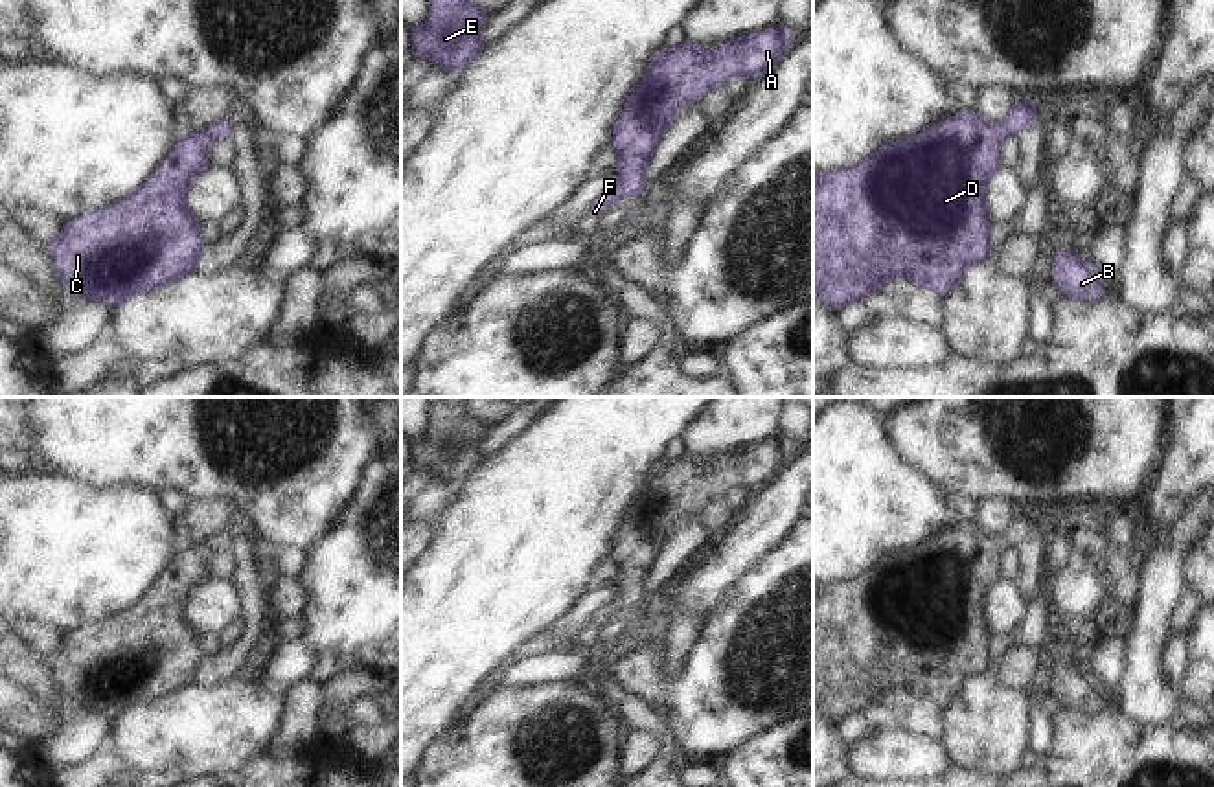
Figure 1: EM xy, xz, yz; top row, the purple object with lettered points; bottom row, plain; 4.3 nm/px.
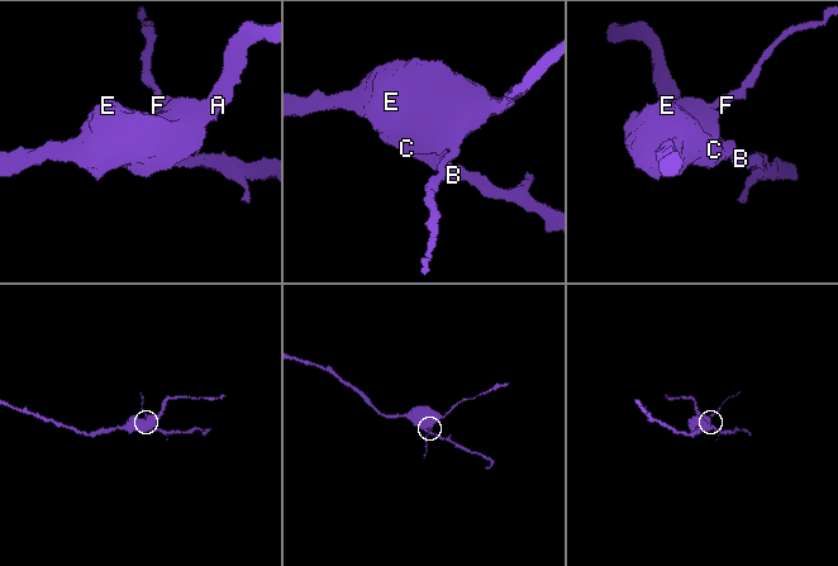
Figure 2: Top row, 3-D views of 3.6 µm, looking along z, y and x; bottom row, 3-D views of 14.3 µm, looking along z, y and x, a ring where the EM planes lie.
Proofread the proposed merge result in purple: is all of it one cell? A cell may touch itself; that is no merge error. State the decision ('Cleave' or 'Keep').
Keep.

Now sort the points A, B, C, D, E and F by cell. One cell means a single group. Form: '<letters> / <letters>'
A B C D E F

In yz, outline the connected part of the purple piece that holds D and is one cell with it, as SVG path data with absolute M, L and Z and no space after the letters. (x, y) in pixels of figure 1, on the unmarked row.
M1026 509L1015 513L1004 535L966 522L914 550L883 557L855 579L813 587L813 701L828 721L837 726L848 713L866 712L892 690L907 690L945 710L962 695L969 679L993 669L990 640L995 633L986 620L986 599L1002 579L1004 550L1037 535L1036 517Z

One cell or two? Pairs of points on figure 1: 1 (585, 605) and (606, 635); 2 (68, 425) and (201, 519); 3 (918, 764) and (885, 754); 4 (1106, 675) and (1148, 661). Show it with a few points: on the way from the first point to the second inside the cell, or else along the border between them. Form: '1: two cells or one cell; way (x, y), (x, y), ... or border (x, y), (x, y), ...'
1: two cells; border (593, 631), (589, 640)
2: two cells; border (194, 501), (230, 501), (236, 506)
3: one cell; way (911, 760), (893, 756)
4: two cells; border (1126, 638), (1126, 675), (1115, 694)

